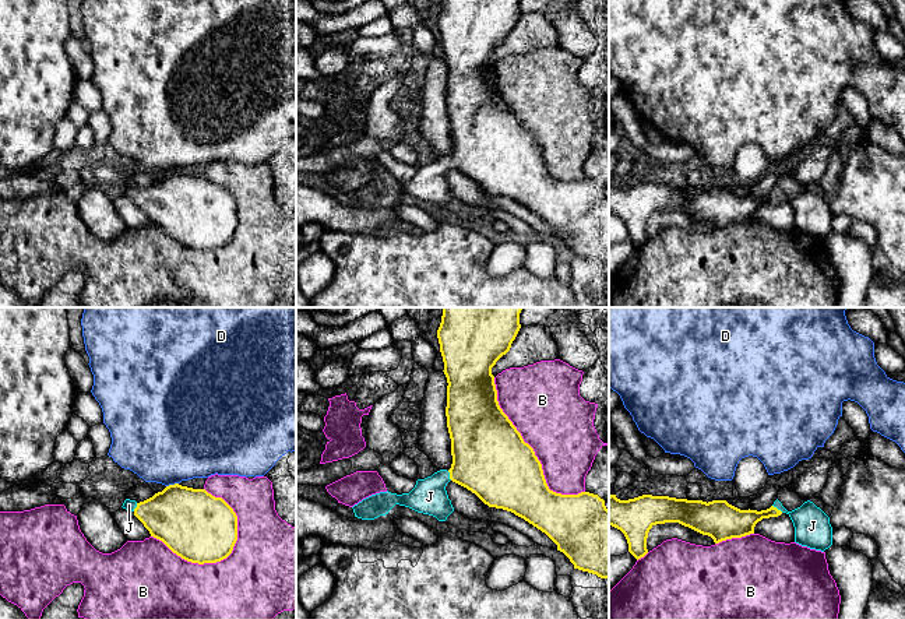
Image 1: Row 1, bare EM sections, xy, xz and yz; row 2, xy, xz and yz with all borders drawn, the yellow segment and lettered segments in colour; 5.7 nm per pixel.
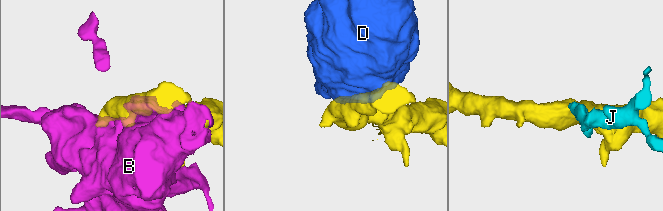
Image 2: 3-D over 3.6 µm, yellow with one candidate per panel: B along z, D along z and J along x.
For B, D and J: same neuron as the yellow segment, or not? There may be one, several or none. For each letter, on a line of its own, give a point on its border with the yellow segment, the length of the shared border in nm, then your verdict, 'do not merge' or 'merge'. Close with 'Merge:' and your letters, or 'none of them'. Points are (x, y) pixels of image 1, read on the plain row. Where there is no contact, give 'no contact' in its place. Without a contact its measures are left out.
B: meets yellow in xy at (208, 249); contact 500 nm long; do not merge
D: meets yellow in xy at (172, 172); contact 80 nm long; do not merge
J: meets yellow in yz at (777, 196); contact 80 nm long; merge
Merge: J

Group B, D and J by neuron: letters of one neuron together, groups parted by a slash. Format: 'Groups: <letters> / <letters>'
Groups: B / D / J

